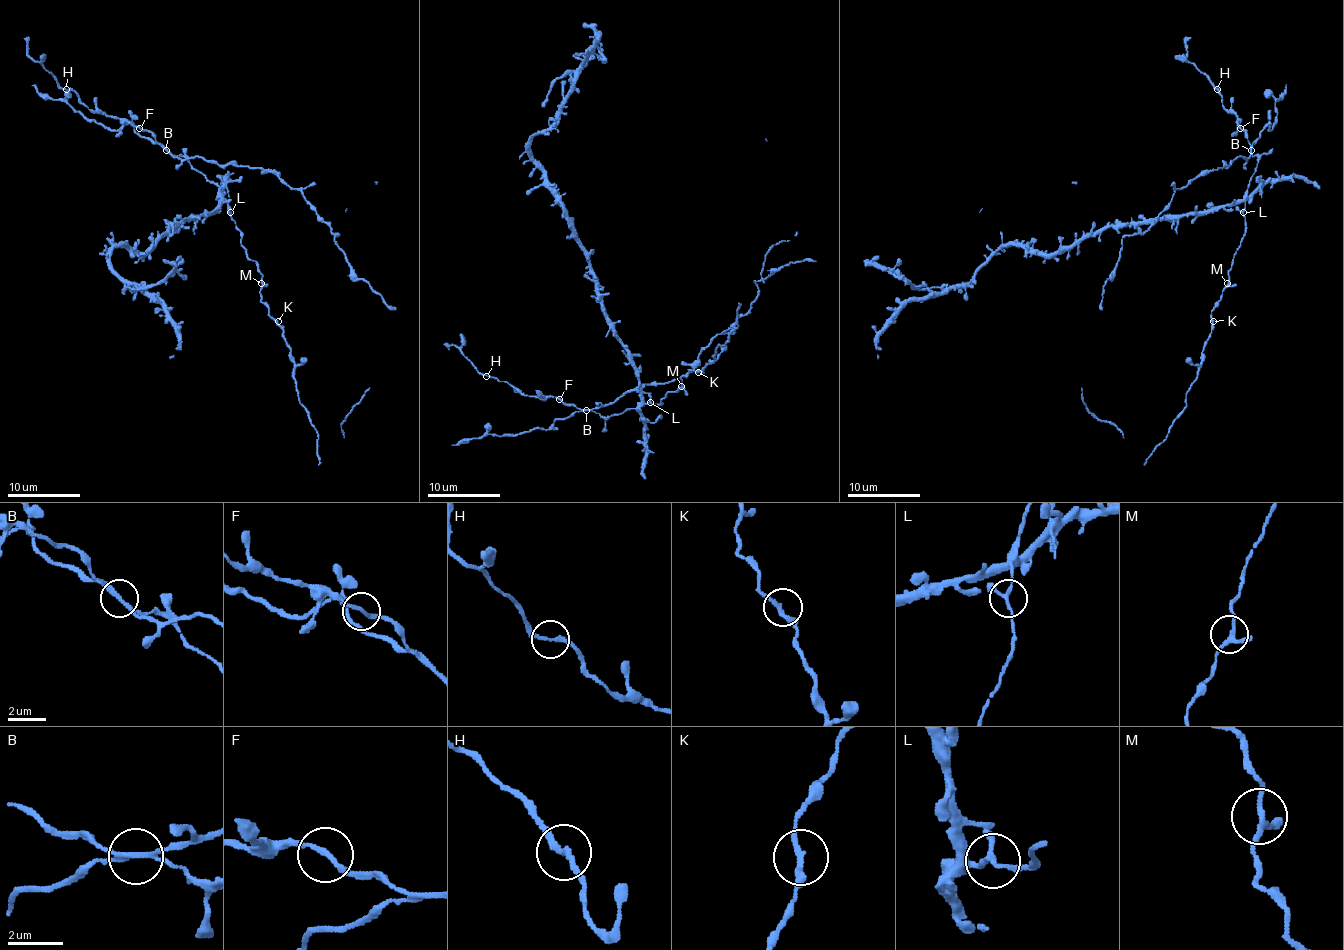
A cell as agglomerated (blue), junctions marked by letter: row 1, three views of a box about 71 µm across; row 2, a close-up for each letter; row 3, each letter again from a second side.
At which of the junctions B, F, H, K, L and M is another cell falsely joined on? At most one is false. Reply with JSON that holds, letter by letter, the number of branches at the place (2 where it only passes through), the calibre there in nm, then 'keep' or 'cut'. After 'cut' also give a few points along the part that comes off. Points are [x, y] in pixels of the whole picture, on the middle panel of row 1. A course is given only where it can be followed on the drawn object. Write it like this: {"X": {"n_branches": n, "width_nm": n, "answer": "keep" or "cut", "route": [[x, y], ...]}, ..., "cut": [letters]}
{"B": {"n_branches": 3, "width_nm": 180, "answer": "cut", "route": [[587, 410], [647, 384], [670, 382], [751, 308], [754, 281], [791, 262], [816, 261]]}, "F": {"n_branches": 2, "width_nm": 190, "answer": "keep"}, "H": {"n_branches": 2, "width_nm": 180, "answer": "keep"}, "K": {"n_branches": 2, "width_nm": 200, "answer": "keep"}, "L": {"n_branches": 3, "width_nm": 180, "answer": "keep"}, "M": {"n_branches": 3, "width_nm": 190, "answer": "keep"}, "cut": ["B"]}

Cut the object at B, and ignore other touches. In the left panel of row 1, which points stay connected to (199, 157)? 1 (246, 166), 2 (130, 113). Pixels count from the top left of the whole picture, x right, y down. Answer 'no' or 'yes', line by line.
1: yes
2: yes

